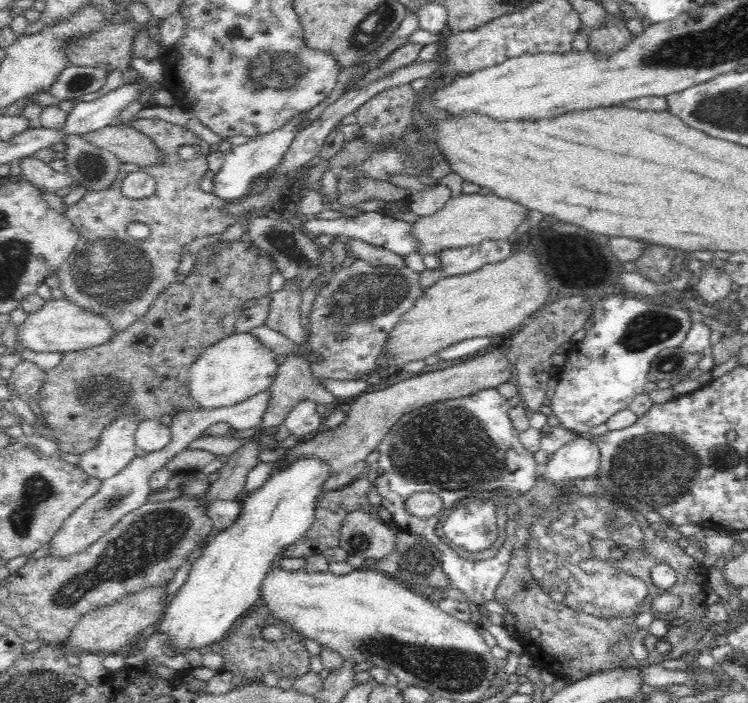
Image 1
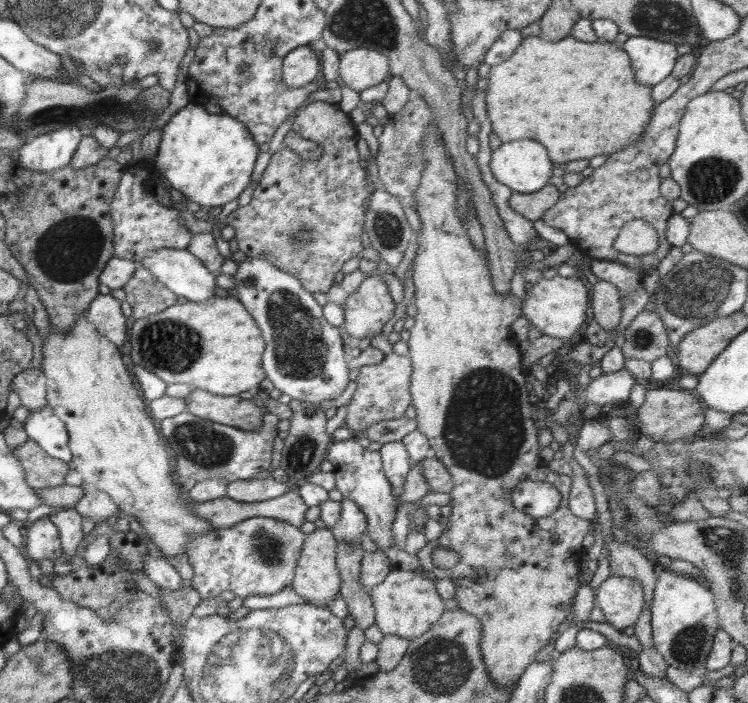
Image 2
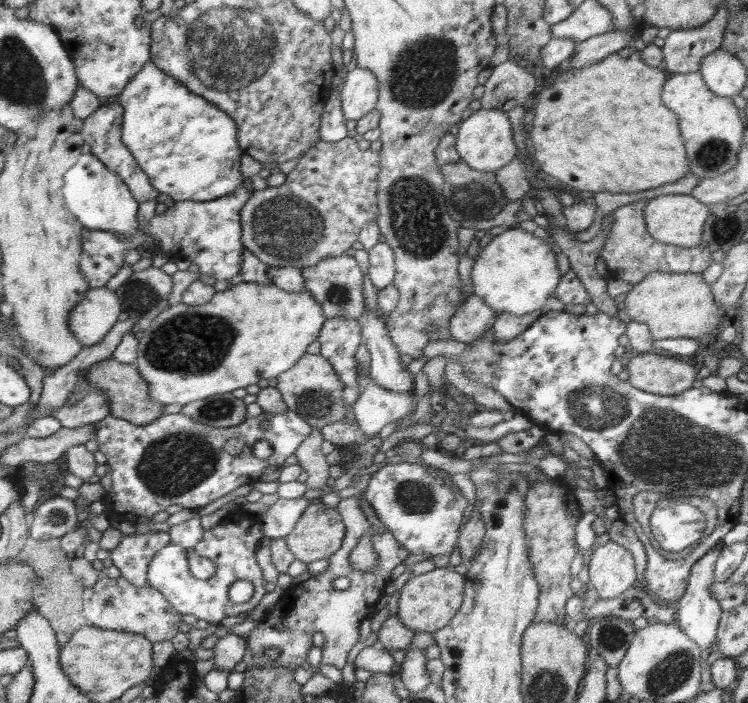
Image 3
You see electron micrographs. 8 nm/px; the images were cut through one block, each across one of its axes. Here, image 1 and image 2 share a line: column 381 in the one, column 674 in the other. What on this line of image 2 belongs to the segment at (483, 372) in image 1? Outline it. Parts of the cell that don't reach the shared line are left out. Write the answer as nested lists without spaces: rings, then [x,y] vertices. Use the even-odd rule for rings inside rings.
[[[658,388],[648,390],[643,406],[635,414],[637,428],[646,438],[654,443],[674,443],[696,436],[704,427],[705,413],[694,395],[686,390]]]

